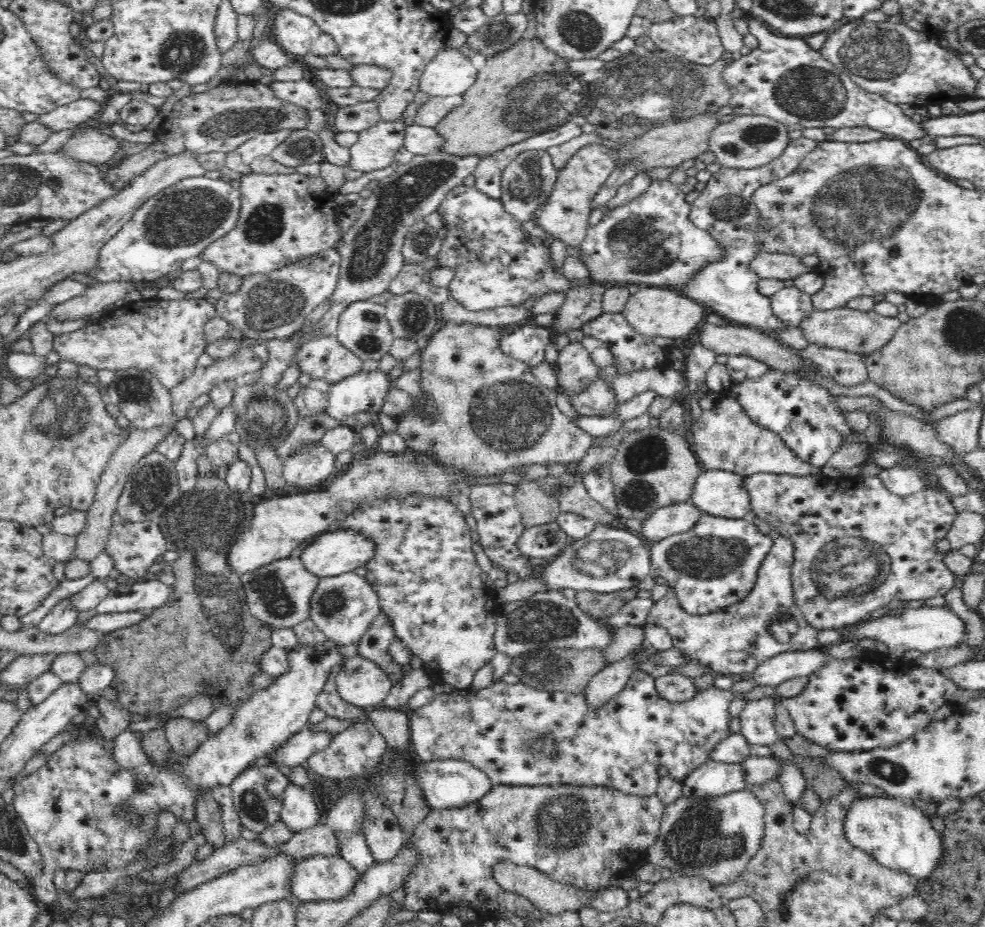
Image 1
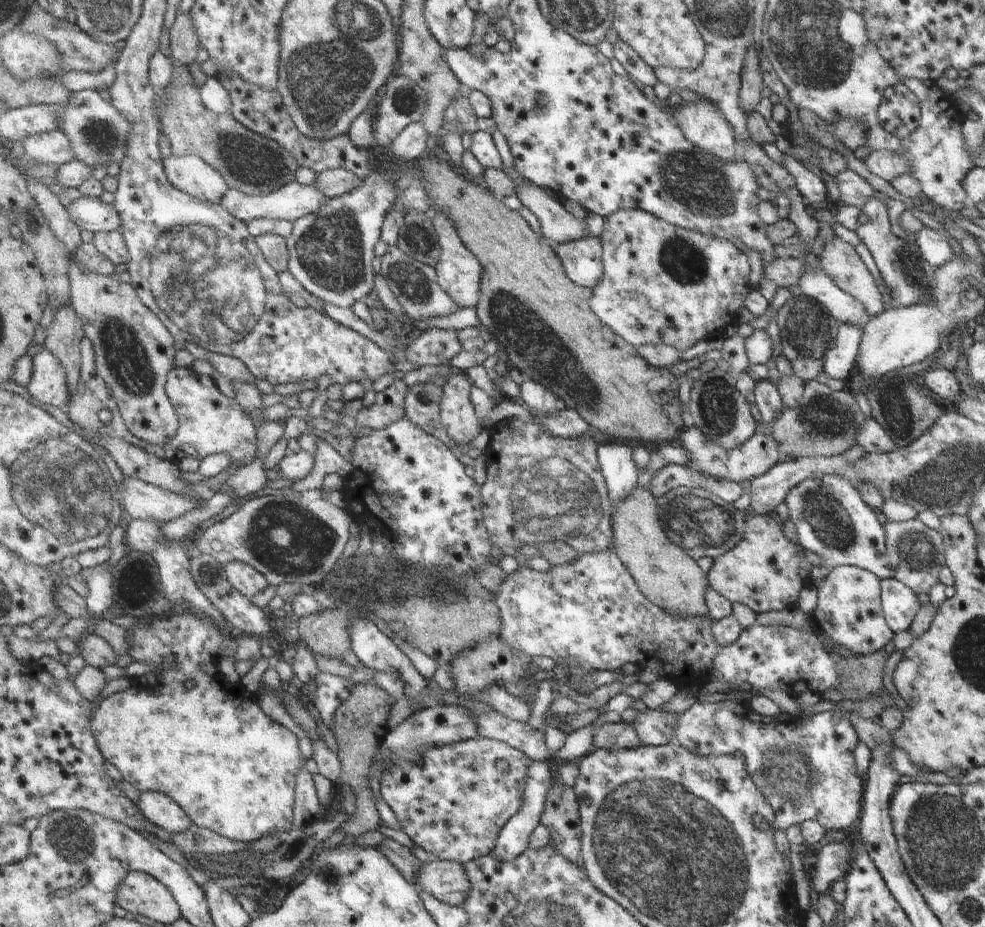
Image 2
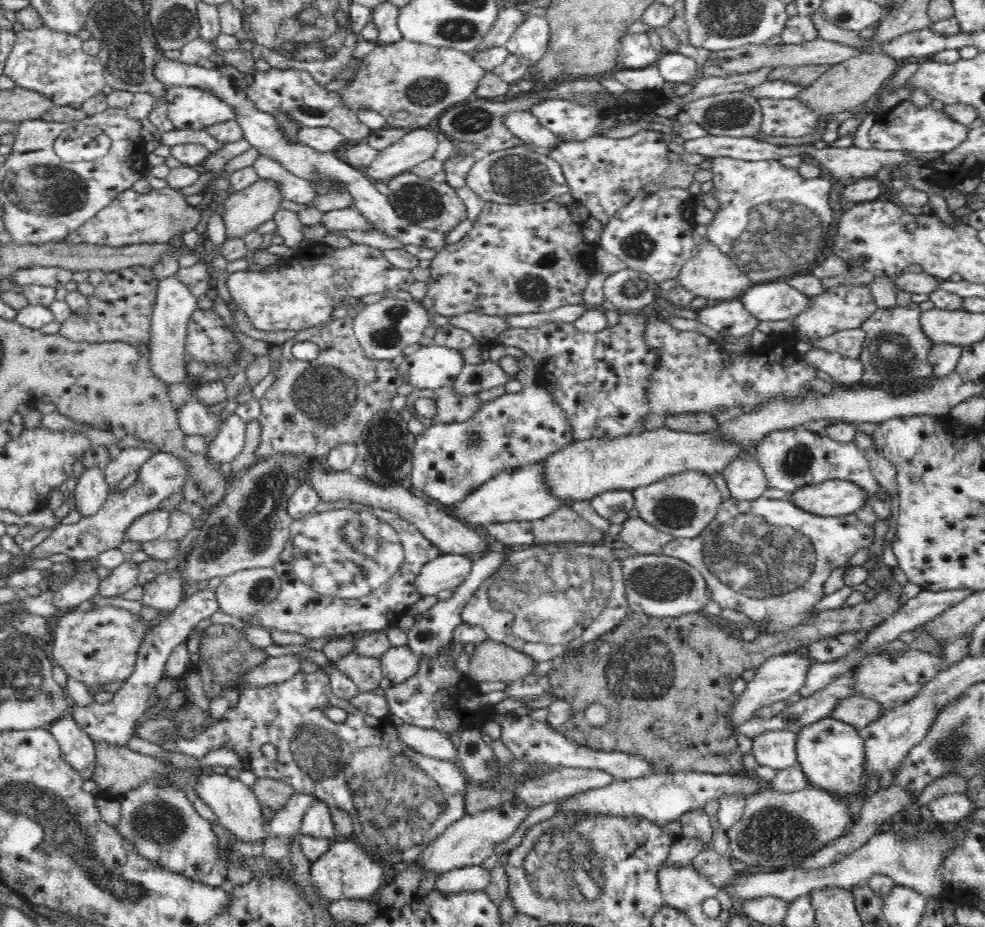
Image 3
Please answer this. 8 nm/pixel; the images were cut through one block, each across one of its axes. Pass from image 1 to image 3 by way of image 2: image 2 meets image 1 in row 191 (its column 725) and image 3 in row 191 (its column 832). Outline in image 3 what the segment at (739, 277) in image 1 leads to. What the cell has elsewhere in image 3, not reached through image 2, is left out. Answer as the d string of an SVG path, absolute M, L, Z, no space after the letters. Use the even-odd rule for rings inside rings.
M715 157L711 170L714 176L712 193L722 205L722 211L703 231L708 241L747 272L752 284L768 284L768 280L780 281L782 277L810 273L816 258L825 248L832 222L833 213L829 204L832 181L824 175L803 178L798 169L784 168L776 159L748 162Z

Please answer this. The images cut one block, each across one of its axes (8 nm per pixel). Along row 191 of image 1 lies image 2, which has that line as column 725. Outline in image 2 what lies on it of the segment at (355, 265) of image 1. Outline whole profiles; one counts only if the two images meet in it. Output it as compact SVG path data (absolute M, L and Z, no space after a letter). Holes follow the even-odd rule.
M718 369L701 374L693 383L687 416L703 437L723 448L723 451L743 447L756 432L757 423L753 421L745 400L735 389L734 380L726 372Z

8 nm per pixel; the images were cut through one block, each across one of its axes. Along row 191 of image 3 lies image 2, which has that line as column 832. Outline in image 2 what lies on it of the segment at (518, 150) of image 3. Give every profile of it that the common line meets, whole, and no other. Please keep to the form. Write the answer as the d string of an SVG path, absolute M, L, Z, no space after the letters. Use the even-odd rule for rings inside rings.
M834 473L802 481L789 490L784 504L787 517L797 530L797 542L819 558L819 564L809 570L811 586L819 584L834 567L840 565L865 570L878 581L891 579L885 558L883 528L874 512L862 502L853 483Z

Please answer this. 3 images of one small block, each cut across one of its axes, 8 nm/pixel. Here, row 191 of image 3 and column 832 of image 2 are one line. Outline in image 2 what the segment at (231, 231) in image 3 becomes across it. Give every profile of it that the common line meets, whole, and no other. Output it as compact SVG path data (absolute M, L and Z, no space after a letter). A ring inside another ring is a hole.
M832 237L822 249L820 264L830 280L851 298L856 299L867 317L885 310L880 294L853 246Z

